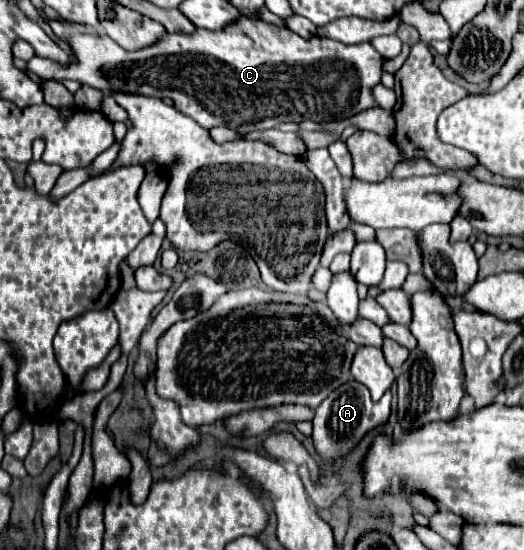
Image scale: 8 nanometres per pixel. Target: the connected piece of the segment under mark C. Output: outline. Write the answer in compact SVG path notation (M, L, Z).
M241 17L235 25L229 25L221 31L197 29L193 35L185 33L163 35L161 41L157 41L155 45L137 51L125 51L107 35L95 37L95 35L73 33L69 37L69 43L77 57L77 63L61 67L49 59L33 57L27 61L27 69L45 79L55 79L55 81L75 79L79 83L97 87L103 93L137 91L141 95L151 95L161 99L169 97L173 99L173 107L179 113L191 117L201 127L205 129L229 127L237 133L273 129L285 121L295 121L295 123L303 119L311 119L317 123L337 121L343 117L351 117L363 109L369 109L375 105L371 89L381 81L381 65L383 65L383 57L369 43L345 45L341 41L323 37L303 39L297 33L289 31L287 27L277 27L263 21L251 21L247 17Z

